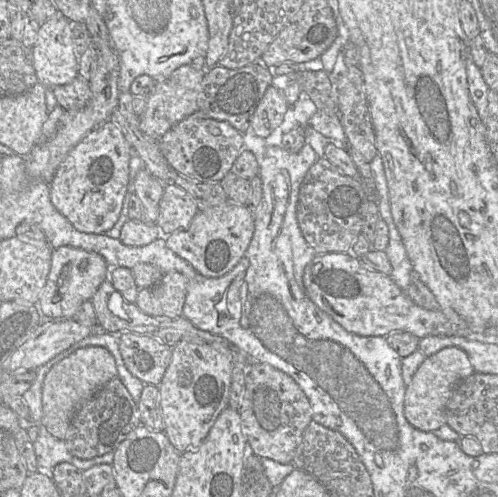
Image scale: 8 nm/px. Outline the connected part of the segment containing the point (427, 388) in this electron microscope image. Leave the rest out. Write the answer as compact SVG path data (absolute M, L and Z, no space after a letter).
M458 347L443 348L437 353L426 357L413 375L412 381L406 385L404 396L404 415L416 429L424 432L434 431L446 423L446 405L455 385L474 373L474 369L465 351Z

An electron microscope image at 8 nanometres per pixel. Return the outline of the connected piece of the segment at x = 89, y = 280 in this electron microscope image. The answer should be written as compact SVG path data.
M70 246L54 249L47 282L37 302L43 318L74 318L79 306L85 301L90 301L99 286L109 279L110 269L104 258L97 253Z

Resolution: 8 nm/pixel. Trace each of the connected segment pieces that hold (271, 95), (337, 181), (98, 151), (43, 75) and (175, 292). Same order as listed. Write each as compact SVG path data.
M270 85L251 117L250 127L259 137L269 136L282 123L288 107L283 90Z
M325 157L319 158L310 167L299 189L297 221L304 239L316 255L350 252L352 244L361 234L364 224L365 205L368 200L361 180L344 175Z
M106 121L88 133L65 157L50 181L53 206L78 231L104 234L119 219L128 188L132 147L121 129Z
M61 13L43 23L37 33L36 40L32 46L33 66L36 71L38 83L47 89L58 85L65 85L78 76L79 54L72 36L72 24Z
M169 272L155 286L139 289L135 304L145 314L176 318L182 316L186 293L186 277Z

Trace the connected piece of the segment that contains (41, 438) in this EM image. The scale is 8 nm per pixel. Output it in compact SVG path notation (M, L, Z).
M42 423L37 427L38 436L33 443L33 448L36 454L37 465L41 473L47 473L50 476L50 471L56 465L63 462L73 464L81 471L85 471L96 465L111 465L113 462L114 452L109 452L103 456L89 460L77 458L68 451L64 440L52 436Z

